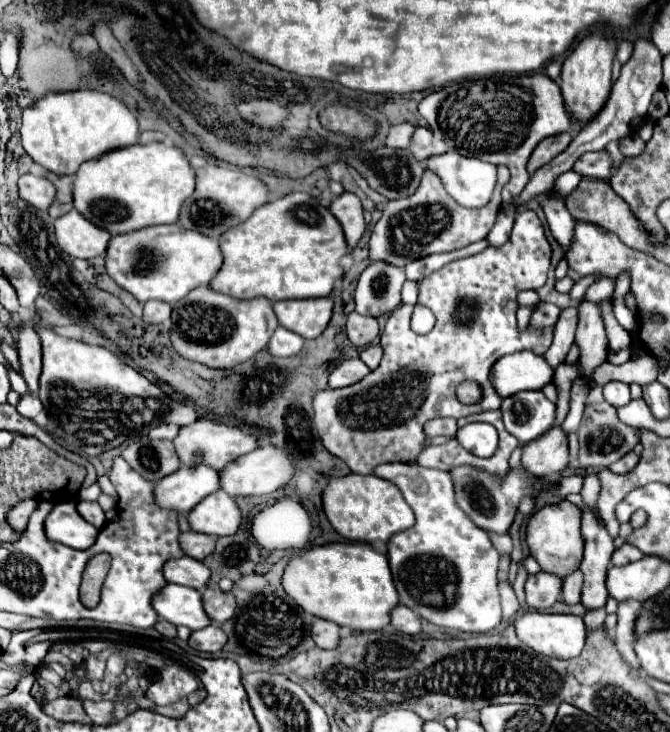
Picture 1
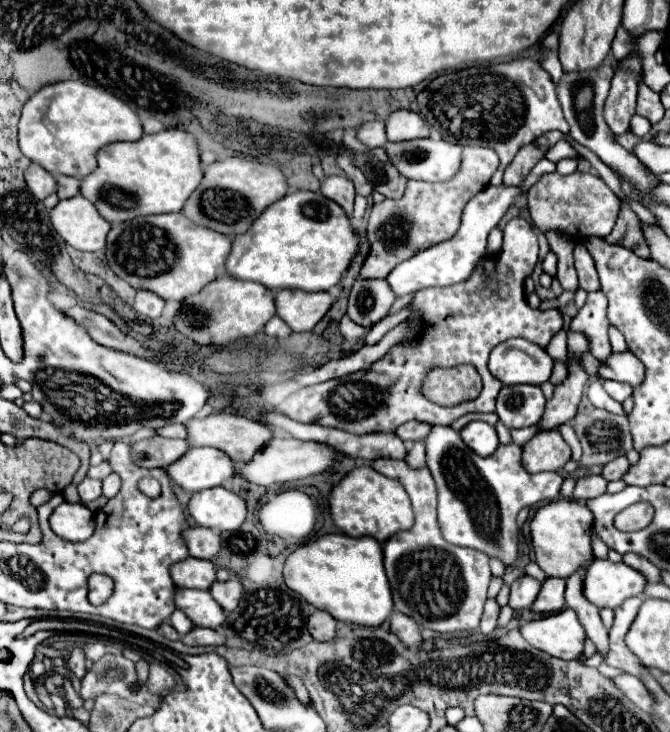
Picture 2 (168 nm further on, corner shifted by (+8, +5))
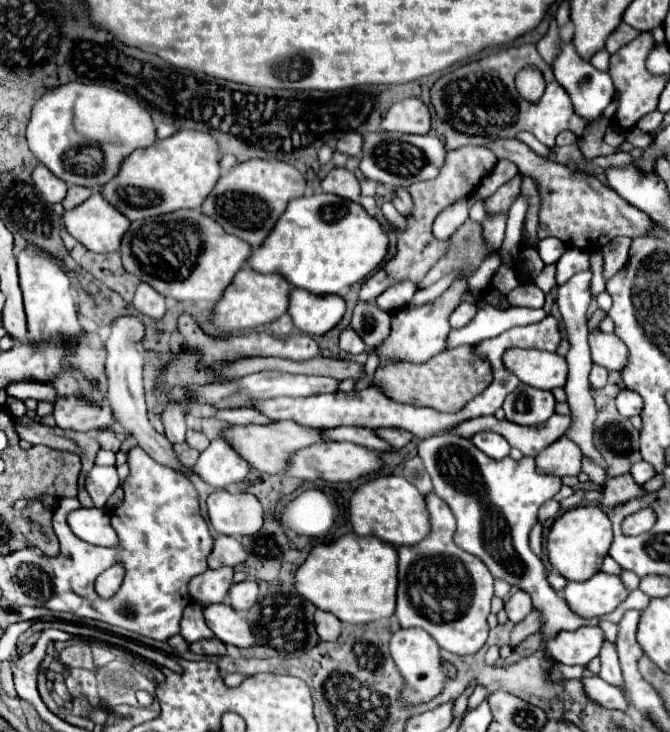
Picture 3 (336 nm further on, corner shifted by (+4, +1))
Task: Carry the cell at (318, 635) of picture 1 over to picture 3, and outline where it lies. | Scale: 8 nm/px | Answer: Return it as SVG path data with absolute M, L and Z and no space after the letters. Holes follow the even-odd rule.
M316 610L314 614L314 626L316 626L316 632L322 640L336 640L340 636L340 628L342 628L342 622L330 614L330 612L324 612L324 610Z

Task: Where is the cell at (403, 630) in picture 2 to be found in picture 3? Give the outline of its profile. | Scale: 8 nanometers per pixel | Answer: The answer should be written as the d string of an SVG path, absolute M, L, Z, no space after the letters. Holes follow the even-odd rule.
M400 628L392 634L390 652L406 680L406 688L402 692L402 698L406 704L428 702L428 700L432 700L432 696L436 696L440 692L440 688L444 684L444 672L442 672L442 664L440 664L442 656L438 650L440 650L438 644L422 628Z

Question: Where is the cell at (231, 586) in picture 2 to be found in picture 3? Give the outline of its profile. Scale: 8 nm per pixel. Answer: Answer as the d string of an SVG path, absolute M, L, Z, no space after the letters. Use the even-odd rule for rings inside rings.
M244 580L244 582L232 584L232 588L228 590L228 596L226 596L226 602L236 612L244 612L244 610L252 608L256 598L258 598L258 582L256 580Z

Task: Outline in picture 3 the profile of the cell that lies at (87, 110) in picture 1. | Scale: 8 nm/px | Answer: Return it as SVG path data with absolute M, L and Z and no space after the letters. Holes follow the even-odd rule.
M68 82L48 90L34 104L26 130L26 140L36 160L60 180L64 180L66 184L78 184L96 190L118 172L120 162L128 154L132 154L136 148L152 146L156 142L156 130L148 112L140 108L140 104L136 104L136 100L132 100L128 94L100 84ZM94 142L98 142L96 148L100 146L102 152L100 168L86 170L86 164L82 162L76 162L70 168L70 162L66 162L68 150L76 150L80 146L94 148Z

